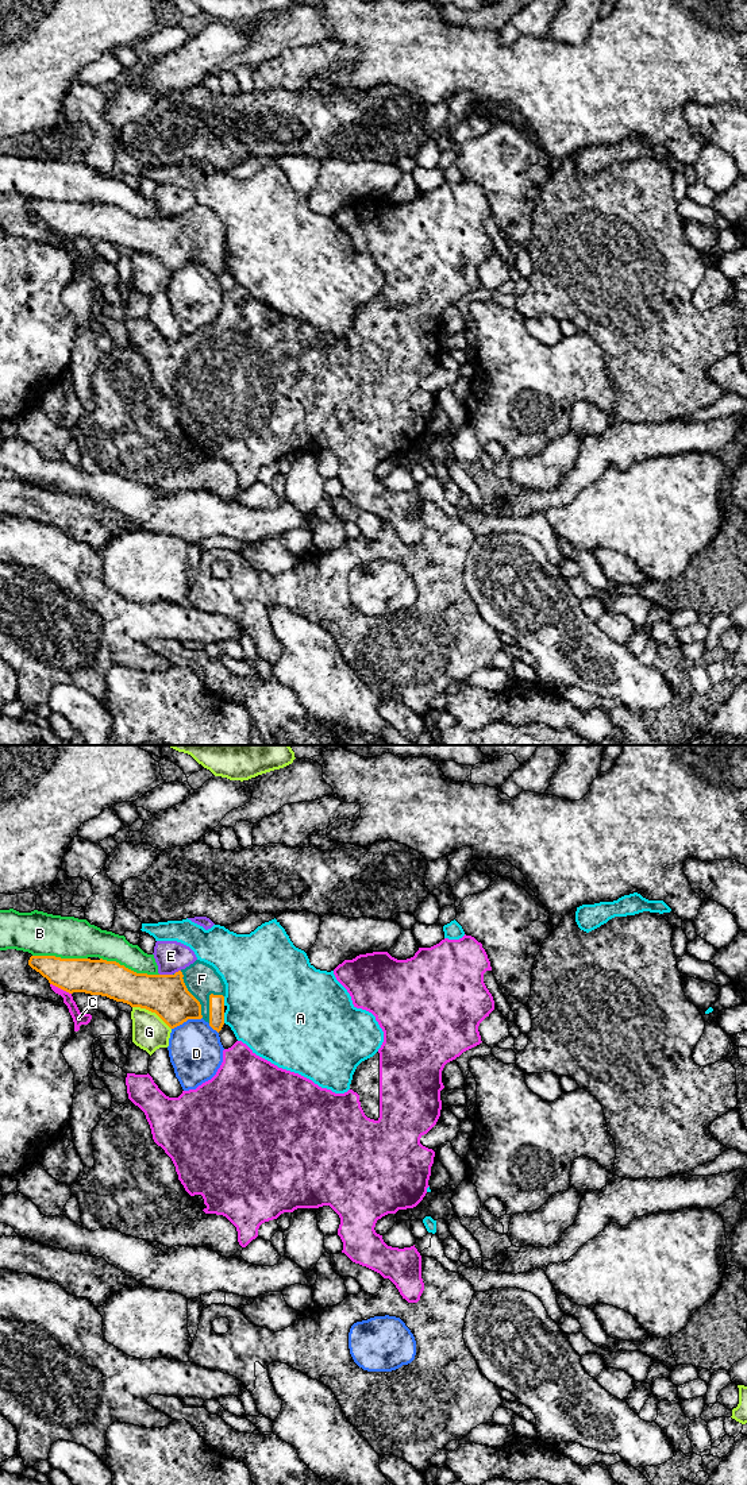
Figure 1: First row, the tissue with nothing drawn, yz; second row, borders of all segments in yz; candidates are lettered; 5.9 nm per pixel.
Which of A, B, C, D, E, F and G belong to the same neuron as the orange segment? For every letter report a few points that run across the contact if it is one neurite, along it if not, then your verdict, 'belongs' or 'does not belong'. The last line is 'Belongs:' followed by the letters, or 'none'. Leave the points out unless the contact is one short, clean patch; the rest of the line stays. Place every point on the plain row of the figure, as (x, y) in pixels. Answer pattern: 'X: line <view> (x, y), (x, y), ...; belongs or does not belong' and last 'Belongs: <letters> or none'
A: does not belong
B: does not belong
C: does not belong
D: does not belong
E: does not belong
F: belongs
G: does not belong
Belongs: F

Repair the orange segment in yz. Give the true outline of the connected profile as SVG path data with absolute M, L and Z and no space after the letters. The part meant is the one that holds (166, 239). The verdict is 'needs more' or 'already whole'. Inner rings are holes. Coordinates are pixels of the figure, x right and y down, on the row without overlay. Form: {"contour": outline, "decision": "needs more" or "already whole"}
{"contour": "M31 200L28 209L50 228L69 236L101 239L131 251L155 256L170 273L188 263L204 263L217 277L224 269L226 228L216 213L200 204L173 219L136 217L116 205L91 202L61 202L55 200Z", "decision": "needs more"}

